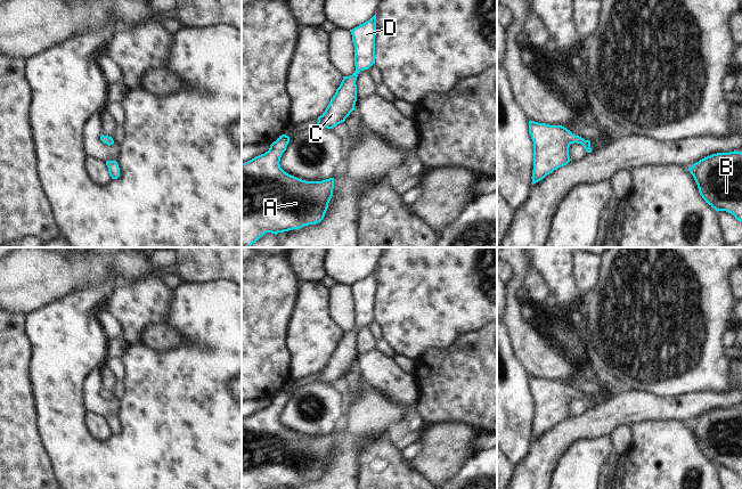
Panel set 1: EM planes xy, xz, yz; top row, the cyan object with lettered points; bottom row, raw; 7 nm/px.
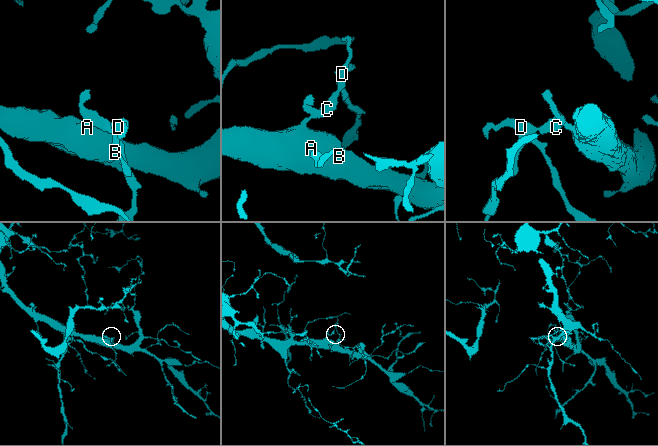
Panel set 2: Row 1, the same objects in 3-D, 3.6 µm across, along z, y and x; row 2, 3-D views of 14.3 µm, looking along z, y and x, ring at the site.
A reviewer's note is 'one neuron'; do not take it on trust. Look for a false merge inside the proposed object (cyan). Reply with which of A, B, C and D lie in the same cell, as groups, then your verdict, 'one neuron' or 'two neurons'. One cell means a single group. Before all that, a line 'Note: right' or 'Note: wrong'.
Note: right
A B C D | one neuron

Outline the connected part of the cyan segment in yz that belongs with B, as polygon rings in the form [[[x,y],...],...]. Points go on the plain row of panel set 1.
[[[742,407],[712,409],[688,425],[706,458],[742,476]]]

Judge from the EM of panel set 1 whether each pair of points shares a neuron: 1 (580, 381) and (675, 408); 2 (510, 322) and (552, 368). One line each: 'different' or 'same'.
1: different
2: same

